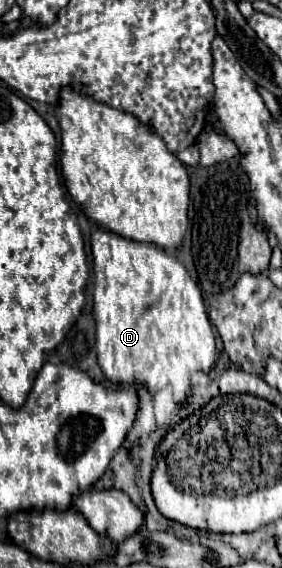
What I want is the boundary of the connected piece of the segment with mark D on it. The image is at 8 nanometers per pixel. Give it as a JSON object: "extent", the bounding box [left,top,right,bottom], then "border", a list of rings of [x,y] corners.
{"extent":[93,231,215,405],"border":[[[95,231],[93,245],[93,269],[95,269],[95,303],[93,317],[97,323],[97,361],[103,375],[113,383],[143,385],[153,395],[165,387],[171,387],[175,403],[183,405],[191,391],[191,373],[209,373],[215,363],[215,335],[207,319],[201,291],[191,281],[185,267],[163,249],[151,243],[137,243],[123,239],[109,231]]]}

